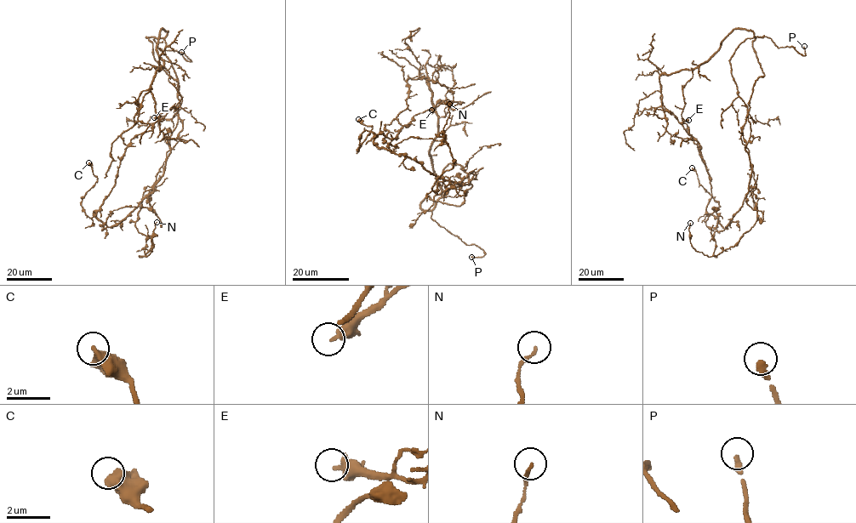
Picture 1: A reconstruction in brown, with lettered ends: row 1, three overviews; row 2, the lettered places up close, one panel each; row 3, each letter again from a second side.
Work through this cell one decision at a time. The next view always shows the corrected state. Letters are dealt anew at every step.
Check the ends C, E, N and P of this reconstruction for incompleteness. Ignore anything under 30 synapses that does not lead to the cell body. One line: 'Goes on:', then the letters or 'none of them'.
Goes on: P

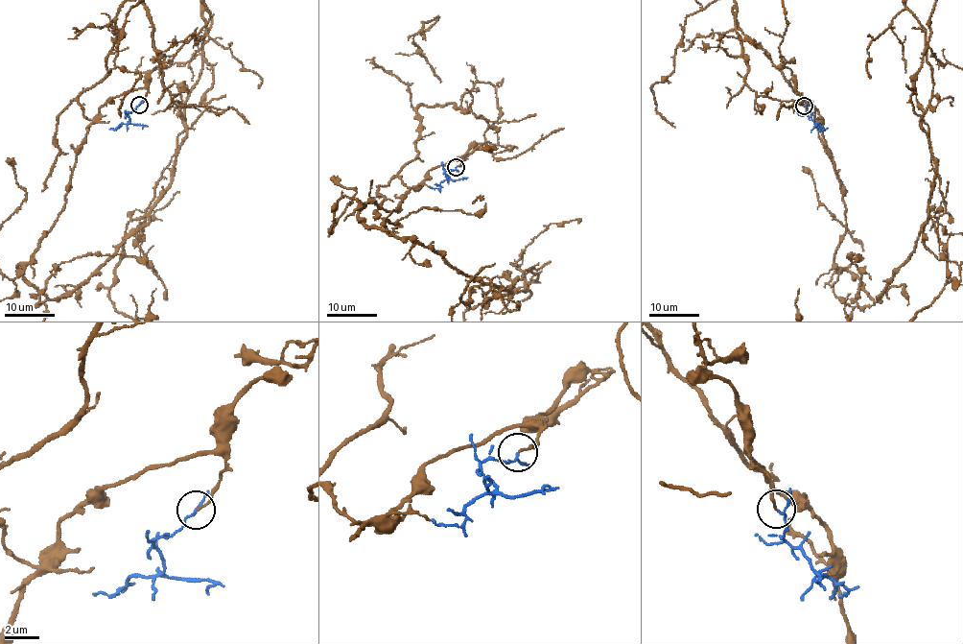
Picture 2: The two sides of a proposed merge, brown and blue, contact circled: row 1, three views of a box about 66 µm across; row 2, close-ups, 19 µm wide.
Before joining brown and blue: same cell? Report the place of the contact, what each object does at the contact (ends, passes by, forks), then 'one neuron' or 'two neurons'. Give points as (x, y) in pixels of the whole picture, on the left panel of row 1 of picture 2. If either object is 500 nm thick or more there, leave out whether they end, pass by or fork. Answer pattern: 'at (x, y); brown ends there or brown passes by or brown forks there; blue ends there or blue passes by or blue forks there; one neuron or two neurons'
at (139, 105); brown ends there; blue passes by; two neurons

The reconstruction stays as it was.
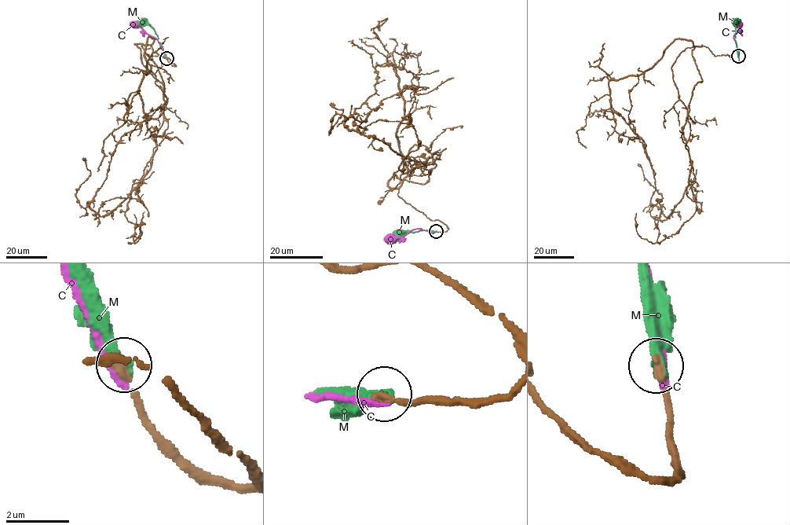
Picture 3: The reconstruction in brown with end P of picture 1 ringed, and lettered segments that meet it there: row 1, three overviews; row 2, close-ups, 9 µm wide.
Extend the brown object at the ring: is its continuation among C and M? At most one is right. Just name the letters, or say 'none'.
M

